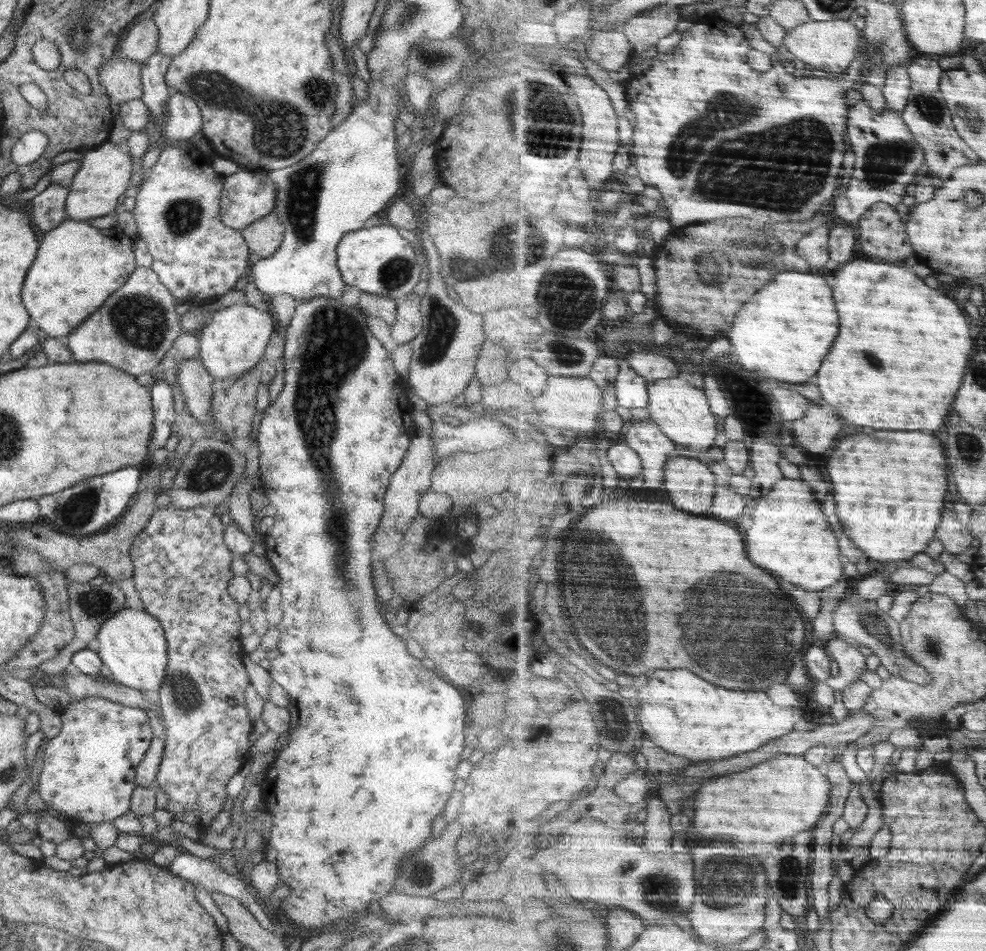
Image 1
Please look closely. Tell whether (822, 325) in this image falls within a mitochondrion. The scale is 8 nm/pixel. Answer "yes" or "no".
no

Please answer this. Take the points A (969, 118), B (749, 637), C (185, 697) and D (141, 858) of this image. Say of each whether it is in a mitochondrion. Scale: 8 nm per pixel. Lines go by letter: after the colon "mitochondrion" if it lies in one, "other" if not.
A: mitochondrion
B: mitochondrion
C: mitochondrion
D: other

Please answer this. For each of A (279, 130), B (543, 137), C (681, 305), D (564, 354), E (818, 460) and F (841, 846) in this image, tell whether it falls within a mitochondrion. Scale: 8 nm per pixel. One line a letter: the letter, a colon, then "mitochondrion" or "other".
A: mitochondrion
B: mitochondrion
C: other
D: mitochondrion
E: other
F: other

